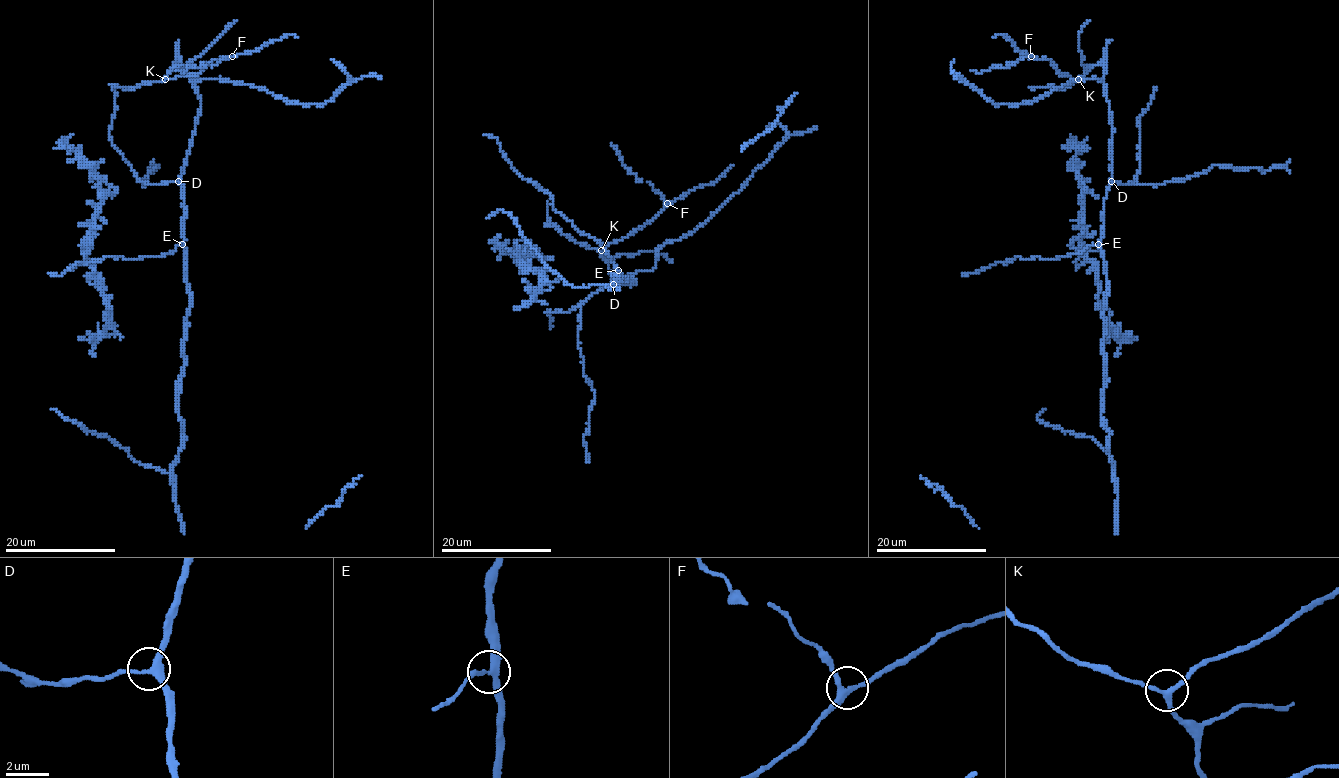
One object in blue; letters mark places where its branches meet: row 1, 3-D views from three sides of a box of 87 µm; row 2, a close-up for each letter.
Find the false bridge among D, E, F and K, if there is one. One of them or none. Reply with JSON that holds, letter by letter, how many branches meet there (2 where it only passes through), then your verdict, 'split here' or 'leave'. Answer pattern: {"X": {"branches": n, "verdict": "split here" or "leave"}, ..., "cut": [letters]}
{"D": {"branches": 3, "verdict": "leave"}, "E": {"branches": 3, "verdict": "leave"}, "F": {"branches": 3, "verdict": "leave"}, "K": {"branches": 3, "verdict": "leave"}, "cut": []}

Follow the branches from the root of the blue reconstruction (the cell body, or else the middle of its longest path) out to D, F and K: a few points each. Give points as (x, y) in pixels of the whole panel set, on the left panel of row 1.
D: (190, 304), (185, 272), (183, 188), (178, 181)
F: (190, 304), (182, 167), (200, 96), (180, 63), (167, 75), (194, 75), (214, 60), (232, 56)
K: (190, 304), (185, 272), (182, 167), (200, 109), (200, 96), (192, 75), (178, 61), (165, 79)

